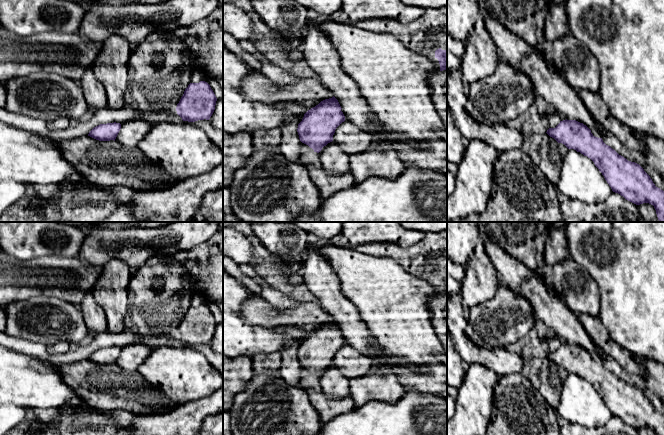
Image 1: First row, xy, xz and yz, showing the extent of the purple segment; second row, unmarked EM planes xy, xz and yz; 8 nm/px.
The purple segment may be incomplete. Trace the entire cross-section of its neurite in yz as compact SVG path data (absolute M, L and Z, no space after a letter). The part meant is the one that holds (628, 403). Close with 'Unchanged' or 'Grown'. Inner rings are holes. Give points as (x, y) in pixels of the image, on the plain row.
M566 343L546 357L568 373L590 382L613 416L636 429L649 427L656 435L664 435L664 415L655 410L644 393L595 361L583 347Z. Unchanged

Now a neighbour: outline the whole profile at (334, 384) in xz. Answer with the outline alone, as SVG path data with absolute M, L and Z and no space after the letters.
M334 365L328 367L318 377L322 392L332 398L345 398L349 395L349 379Z

